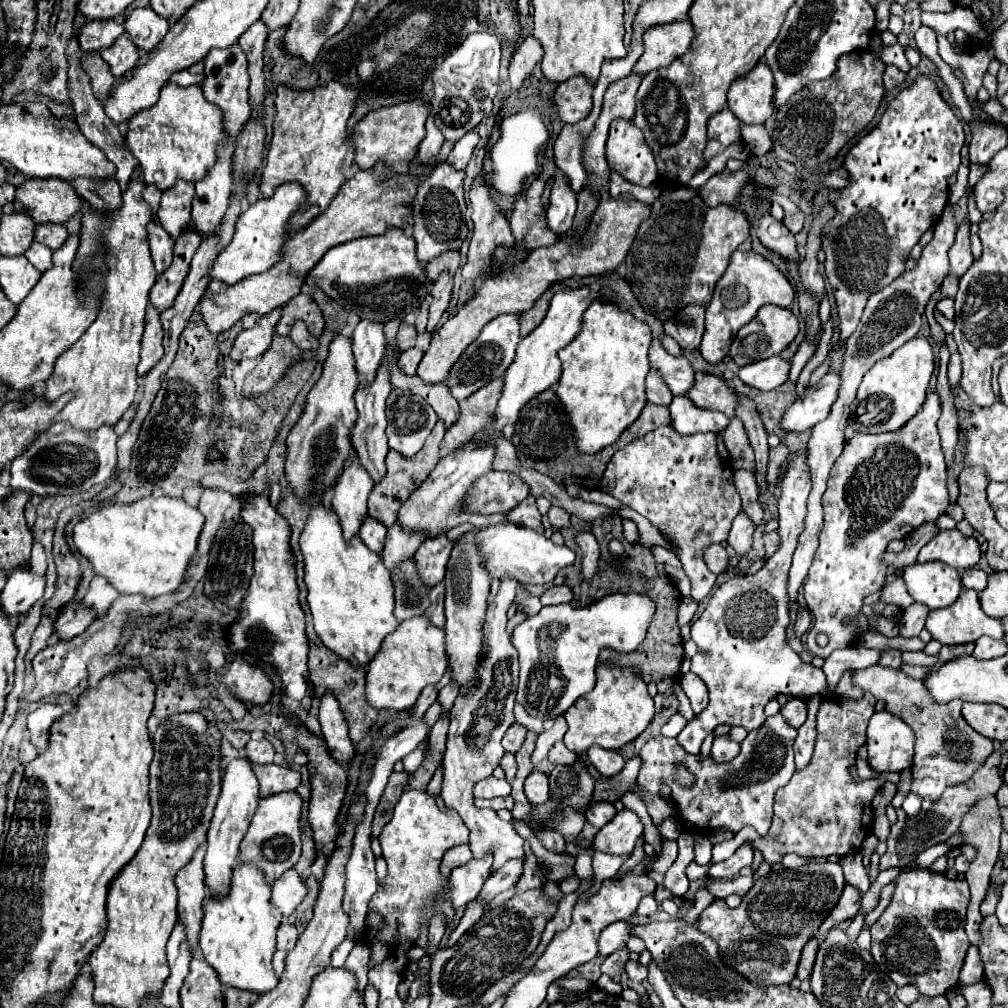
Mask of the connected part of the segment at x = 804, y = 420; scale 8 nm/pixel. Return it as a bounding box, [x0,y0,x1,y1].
[780,372,840,432]

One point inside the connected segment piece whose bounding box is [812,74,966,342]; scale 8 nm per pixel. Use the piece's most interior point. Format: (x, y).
(907, 157)

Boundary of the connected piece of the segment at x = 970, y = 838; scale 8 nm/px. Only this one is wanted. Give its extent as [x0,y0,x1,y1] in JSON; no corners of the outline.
[960,796,1002,944]

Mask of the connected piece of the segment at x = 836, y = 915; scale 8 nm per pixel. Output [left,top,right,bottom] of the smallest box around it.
[818,884,860,934]

